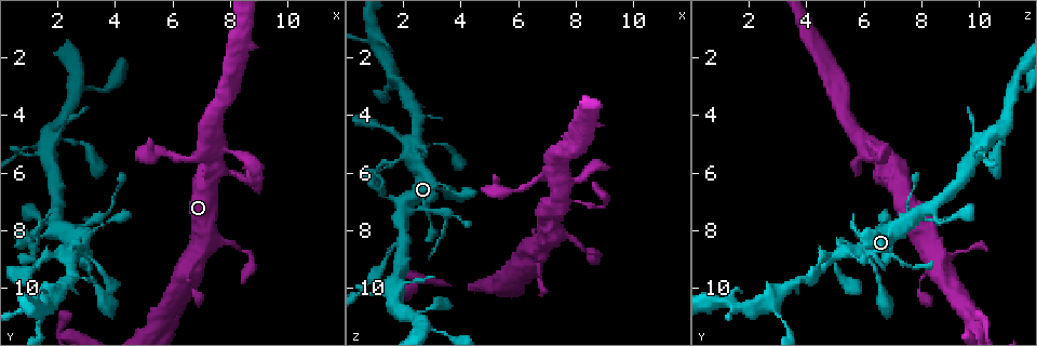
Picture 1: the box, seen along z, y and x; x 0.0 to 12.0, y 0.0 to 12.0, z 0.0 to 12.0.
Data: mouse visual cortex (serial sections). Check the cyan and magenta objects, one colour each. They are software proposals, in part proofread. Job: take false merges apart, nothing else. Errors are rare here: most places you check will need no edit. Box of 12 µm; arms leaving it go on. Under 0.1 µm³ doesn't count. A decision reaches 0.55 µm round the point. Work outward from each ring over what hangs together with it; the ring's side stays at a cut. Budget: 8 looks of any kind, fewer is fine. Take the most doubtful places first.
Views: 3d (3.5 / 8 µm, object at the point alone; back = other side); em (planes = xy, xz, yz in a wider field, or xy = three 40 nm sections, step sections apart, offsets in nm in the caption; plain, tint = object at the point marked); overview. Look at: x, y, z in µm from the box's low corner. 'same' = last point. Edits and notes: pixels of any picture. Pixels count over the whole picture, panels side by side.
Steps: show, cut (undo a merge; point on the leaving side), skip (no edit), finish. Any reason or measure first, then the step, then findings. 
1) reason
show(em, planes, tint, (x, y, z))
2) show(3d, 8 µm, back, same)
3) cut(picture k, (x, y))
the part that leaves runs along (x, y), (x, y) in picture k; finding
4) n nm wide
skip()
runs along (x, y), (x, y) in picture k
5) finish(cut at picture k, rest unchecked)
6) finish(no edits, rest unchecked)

show(3d, 3.5 µm, (1.0, 8.2, 6.4))

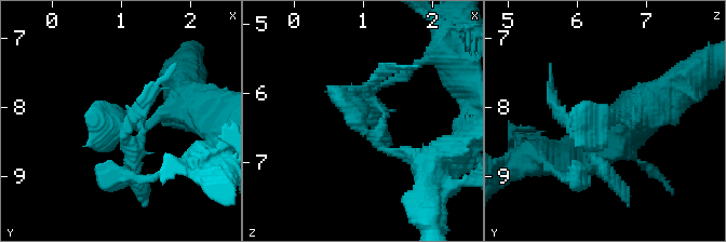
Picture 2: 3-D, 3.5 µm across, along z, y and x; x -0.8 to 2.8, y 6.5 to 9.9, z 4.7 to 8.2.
show(em, planes, tint, (1.00, 8.15, 6.50))

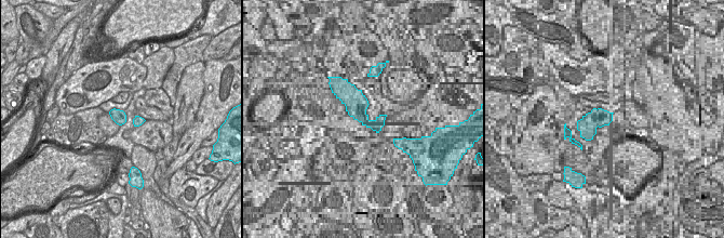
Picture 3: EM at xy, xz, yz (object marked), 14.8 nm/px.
another direction
show(em, xy, step 2, tint, same)

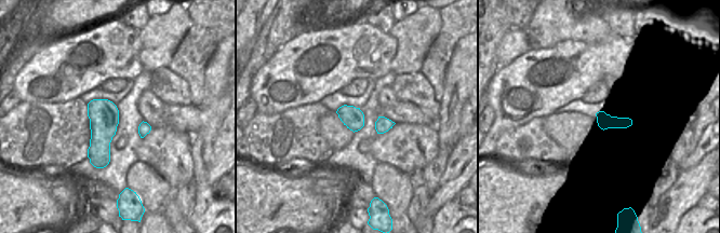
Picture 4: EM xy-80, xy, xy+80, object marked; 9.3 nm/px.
skip()
runs along (418, 161), (354, 117), (372, 80) in picture 2; one cell here

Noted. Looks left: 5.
small branch off a trunk
show(3d, 3.5 µm, (1.4, 5.1, 10.3))

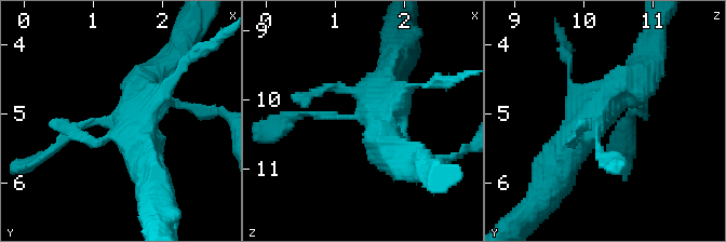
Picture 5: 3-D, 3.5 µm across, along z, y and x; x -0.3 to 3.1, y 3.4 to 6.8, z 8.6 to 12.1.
show(em, xy, step 2, tint, (1.35, 5.05, 10.25))

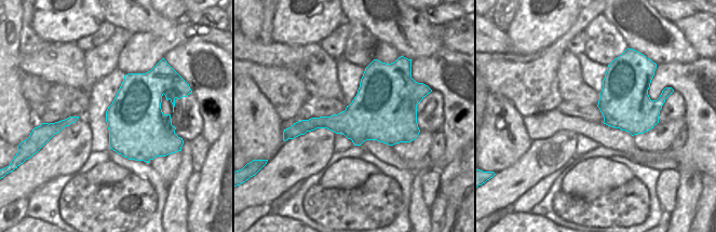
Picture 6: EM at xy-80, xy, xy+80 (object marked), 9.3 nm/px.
another direction
show(em, xy, step 3, tint, same)

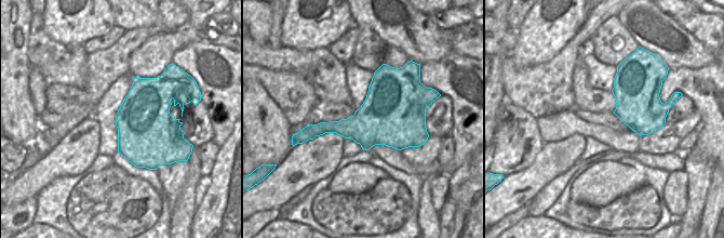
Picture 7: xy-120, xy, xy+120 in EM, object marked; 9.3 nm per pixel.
skip()
runs along (554, 177), (599, 108), (643, 75) in picture 5; one cell here

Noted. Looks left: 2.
thin arm on a thick one
show(3d, 3.5 µm, (1.0, 10.7, 1.5))

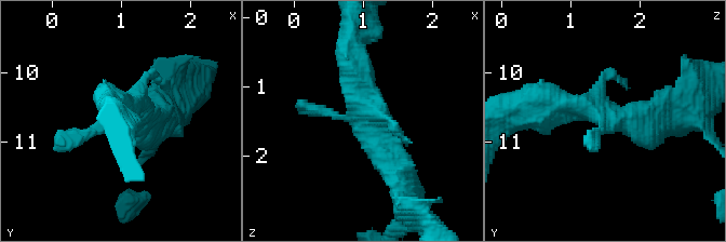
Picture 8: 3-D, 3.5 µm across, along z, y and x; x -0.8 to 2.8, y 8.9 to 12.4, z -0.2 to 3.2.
shape alone is not enough
show(em, xy, step 1, tint, (1.00, 10.65, 1.45))

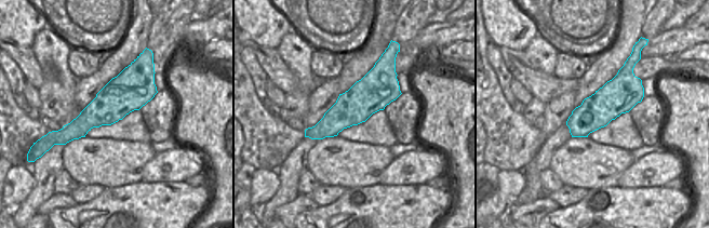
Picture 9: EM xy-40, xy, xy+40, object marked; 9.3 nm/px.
skip()
runs along (404, 182), (361, 115), (354, 54) in picture 8; continuous, no second cell

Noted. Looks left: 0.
finish(no edits, rest unchecked)

